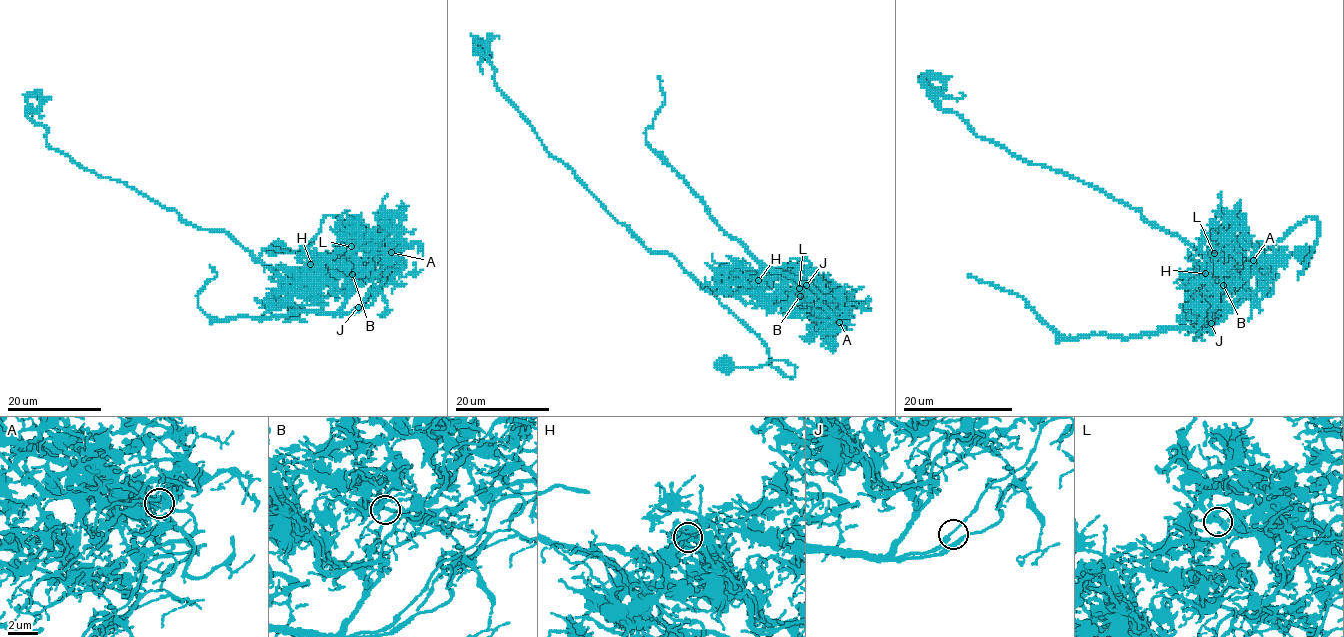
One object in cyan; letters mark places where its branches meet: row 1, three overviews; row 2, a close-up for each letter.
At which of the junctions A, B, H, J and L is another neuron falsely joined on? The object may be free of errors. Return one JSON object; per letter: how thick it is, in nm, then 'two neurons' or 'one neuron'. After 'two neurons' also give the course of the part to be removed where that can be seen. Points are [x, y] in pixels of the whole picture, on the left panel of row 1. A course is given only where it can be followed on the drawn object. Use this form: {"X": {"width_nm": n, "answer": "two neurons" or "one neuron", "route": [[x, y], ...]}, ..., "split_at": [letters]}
{"A": {"width_nm": 260, "answer": "one neuron"}, "B": {"width_nm": 280, "answer": "one neuron"}, "H": {"width_nm": 300, "answer": "two neurons", "route": [[311, 264], [289, 277], [228, 232], [187, 224], [85, 168], [27, 115], [29, 97], [45, 104]]}, "J": {"width_nm": 190, "answer": "one neuron"}, "L": {"width_nm": 300, "answer": "one neuron"}, "split_at": ["H"]}

